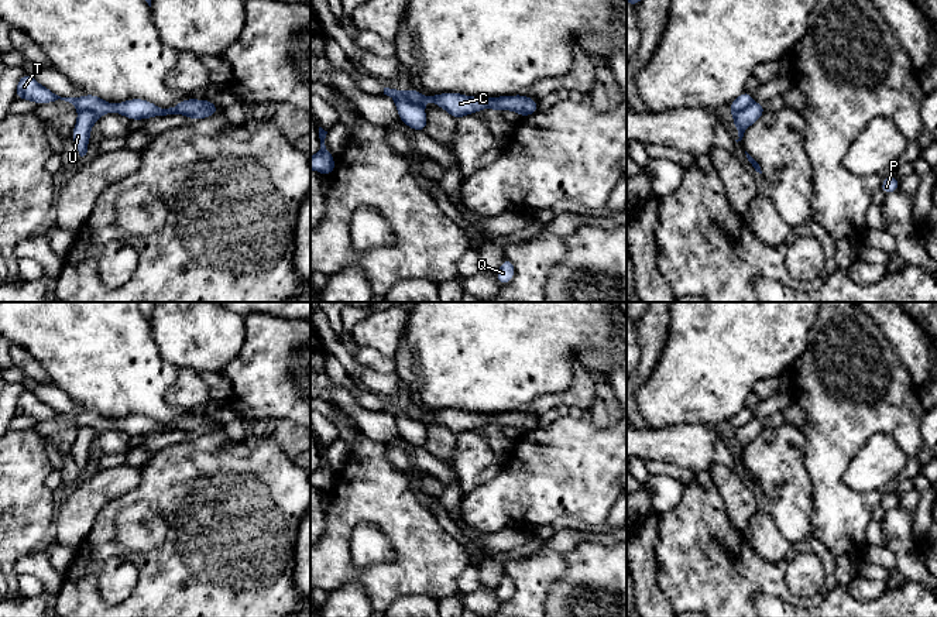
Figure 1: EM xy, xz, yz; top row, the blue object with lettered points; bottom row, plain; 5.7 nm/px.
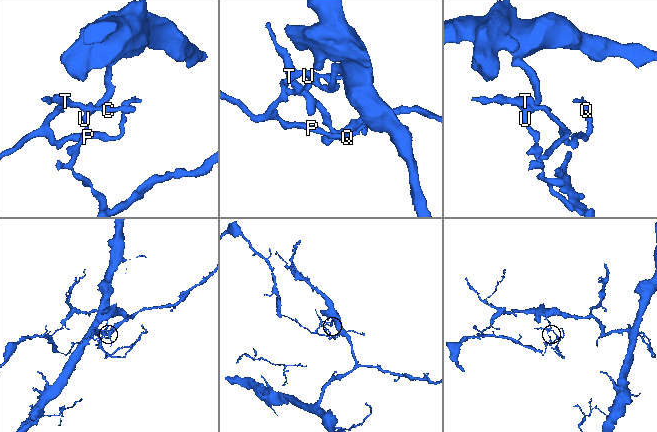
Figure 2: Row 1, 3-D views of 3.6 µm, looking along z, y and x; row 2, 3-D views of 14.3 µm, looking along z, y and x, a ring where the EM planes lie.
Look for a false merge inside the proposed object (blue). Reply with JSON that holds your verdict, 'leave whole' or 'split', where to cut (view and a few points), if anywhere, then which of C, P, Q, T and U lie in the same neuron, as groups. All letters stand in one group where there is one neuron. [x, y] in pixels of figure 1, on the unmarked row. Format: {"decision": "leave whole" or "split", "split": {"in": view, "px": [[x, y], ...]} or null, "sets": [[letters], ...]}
{"decision": "split", "split": {"in": "xz", "px": [[394, 414], [404, 411], [421, 422]]}, "sets": [["C", "P", "Q", "T"], ["U"]]}

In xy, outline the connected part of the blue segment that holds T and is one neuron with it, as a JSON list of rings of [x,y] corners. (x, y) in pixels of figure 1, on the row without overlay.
[[[24,390],[16,404],[16,415],[31,417],[37,421],[47,421],[58,415],[72,419],[78,428],[89,426],[100,433],[106,429],[119,429],[128,436],[145,436],[150,433],[167,431],[183,431],[191,436],[200,436],[212,433],[220,428],[219,422],[207,415],[196,417],[186,415],[169,425],[162,425],[144,415],[128,415],[121,419],[109,419],[102,417],[97,411],[83,411],[82,414],[61,414],[48,404],[40,401],[34,393]]]

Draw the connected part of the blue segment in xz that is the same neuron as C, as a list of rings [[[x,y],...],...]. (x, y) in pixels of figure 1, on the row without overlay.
[[[384,404],[384,411],[397,415],[404,411],[408,417],[416,421],[432,418],[446,426],[452,433],[459,436],[466,431],[477,429],[483,425],[494,425],[498,429],[502,426],[512,426],[522,433],[528,433],[538,428],[539,419],[525,411],[497,412],[497,414],[474,414],[461,409],[446,408],[440,411],[421,411],[412,404],[404,408]]]

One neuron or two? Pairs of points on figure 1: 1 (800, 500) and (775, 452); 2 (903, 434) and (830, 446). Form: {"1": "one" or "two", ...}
{"1": "one", "2": "one"}

